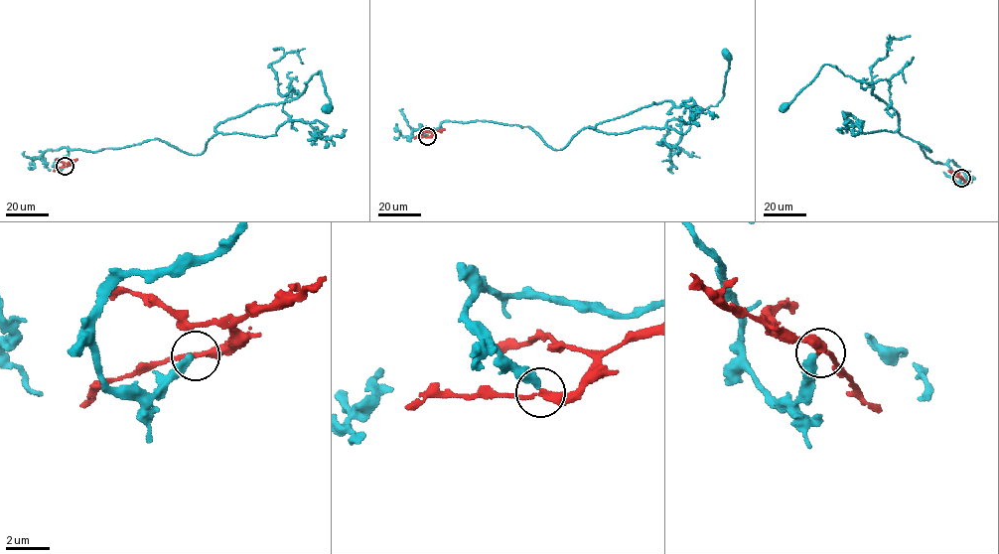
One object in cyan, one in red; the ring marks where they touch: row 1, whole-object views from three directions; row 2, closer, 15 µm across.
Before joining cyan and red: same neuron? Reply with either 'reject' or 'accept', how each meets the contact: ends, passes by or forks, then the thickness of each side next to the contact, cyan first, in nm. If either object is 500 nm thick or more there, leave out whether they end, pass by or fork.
accept | cyan ends | red passes by | 360/240 nm

